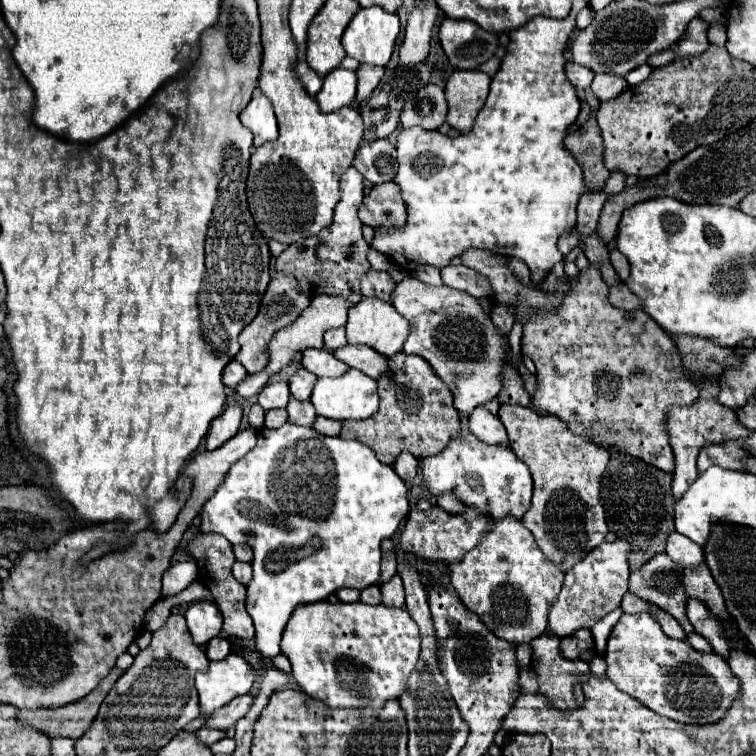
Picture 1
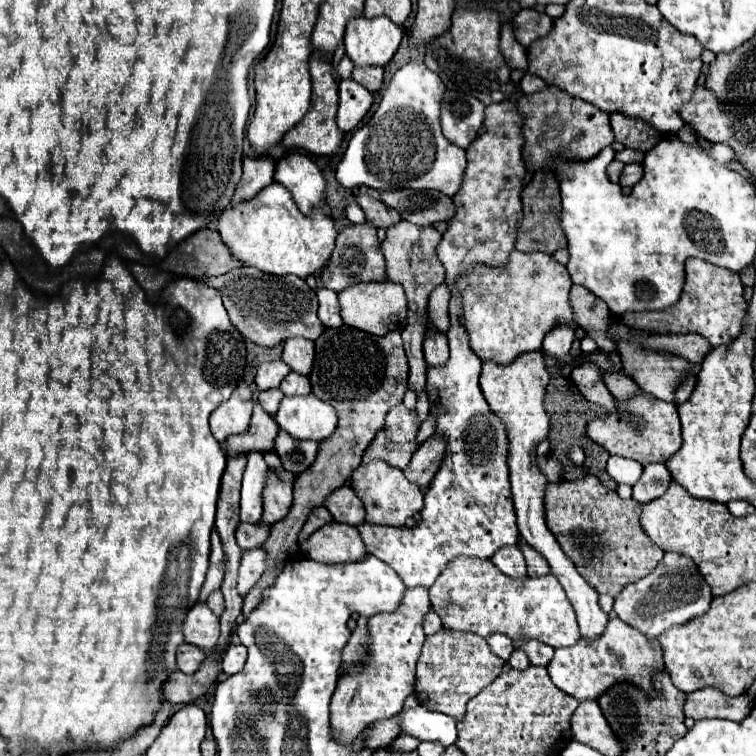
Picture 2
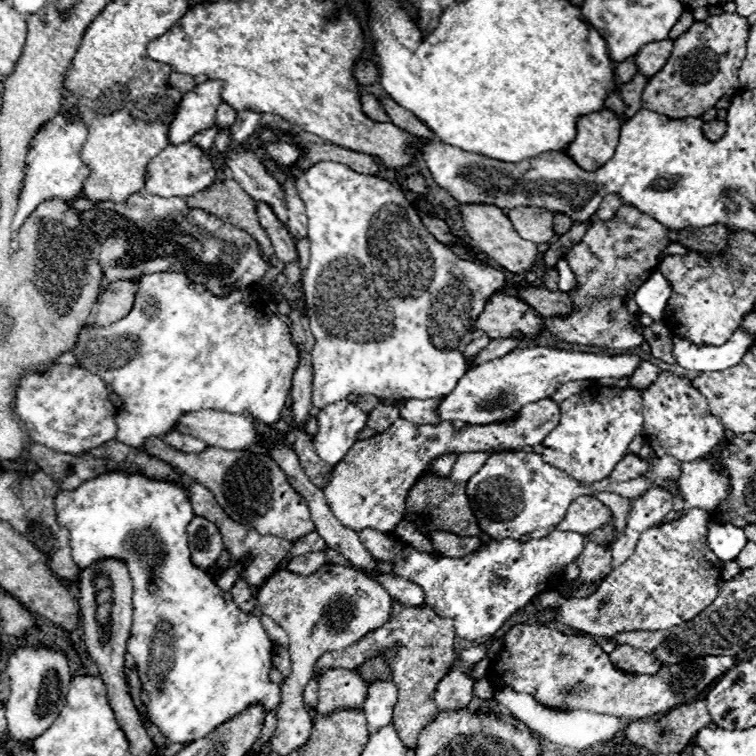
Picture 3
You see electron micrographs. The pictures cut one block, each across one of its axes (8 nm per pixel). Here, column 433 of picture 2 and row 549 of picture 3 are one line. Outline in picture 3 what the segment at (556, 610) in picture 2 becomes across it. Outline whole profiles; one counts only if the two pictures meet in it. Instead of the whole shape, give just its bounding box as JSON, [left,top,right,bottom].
[576,542,610,582]

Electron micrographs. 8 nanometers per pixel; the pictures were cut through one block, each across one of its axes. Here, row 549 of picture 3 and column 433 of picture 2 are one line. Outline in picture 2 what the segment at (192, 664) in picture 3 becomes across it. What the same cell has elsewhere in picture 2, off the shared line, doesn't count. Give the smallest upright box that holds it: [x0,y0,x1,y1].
[336,62,466,196]

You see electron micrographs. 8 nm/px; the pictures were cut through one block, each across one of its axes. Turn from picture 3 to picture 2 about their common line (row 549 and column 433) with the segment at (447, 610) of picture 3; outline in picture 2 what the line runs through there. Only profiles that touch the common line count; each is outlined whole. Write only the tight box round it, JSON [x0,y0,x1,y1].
[358,296,518,586]

